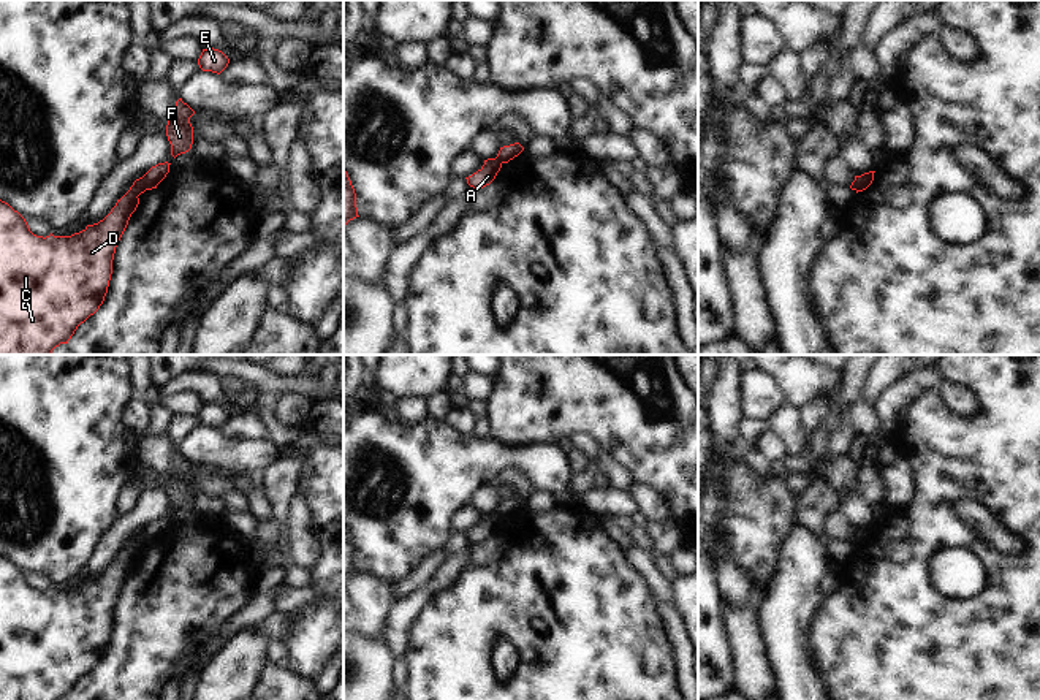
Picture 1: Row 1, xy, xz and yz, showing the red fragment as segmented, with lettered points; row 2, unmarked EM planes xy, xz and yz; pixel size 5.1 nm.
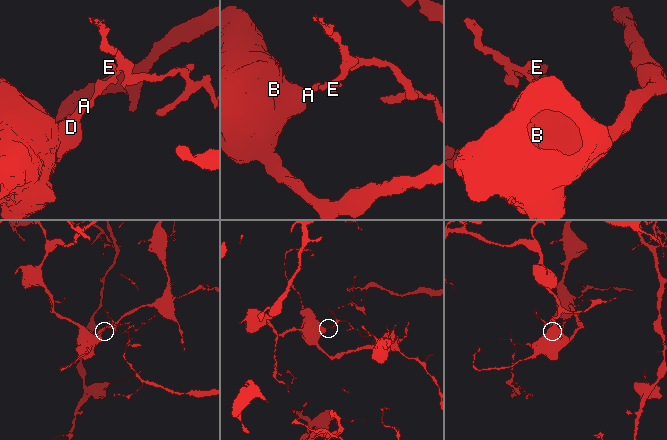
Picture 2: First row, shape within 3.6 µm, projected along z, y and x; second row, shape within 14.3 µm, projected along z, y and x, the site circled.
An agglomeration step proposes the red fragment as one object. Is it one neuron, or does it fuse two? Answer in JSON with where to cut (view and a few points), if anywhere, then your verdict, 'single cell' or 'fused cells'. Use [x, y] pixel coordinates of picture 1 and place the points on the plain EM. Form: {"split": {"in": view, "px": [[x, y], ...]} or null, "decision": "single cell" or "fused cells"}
{"split": {"in": "xy", "px": [[143, 531], [144, 545]]}, "decision": "fused cells"}

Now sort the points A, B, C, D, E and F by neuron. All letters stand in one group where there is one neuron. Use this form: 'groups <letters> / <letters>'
groups A B C D / E F

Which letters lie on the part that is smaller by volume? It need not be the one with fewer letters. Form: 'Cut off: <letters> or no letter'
Cut off: E, F

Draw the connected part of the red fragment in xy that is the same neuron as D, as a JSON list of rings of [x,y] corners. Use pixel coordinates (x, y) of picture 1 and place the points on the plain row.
[[[144,532],[136,534],[98,578],[87,580],[71,591],[54,591],[51,588],[46,592],[33,589],[25,573],[0,554],[0,700],[68,698],[78,681],[93,670],[104,656],[116,602],[139,559],[138,551],[141,548],[144,548]]]

